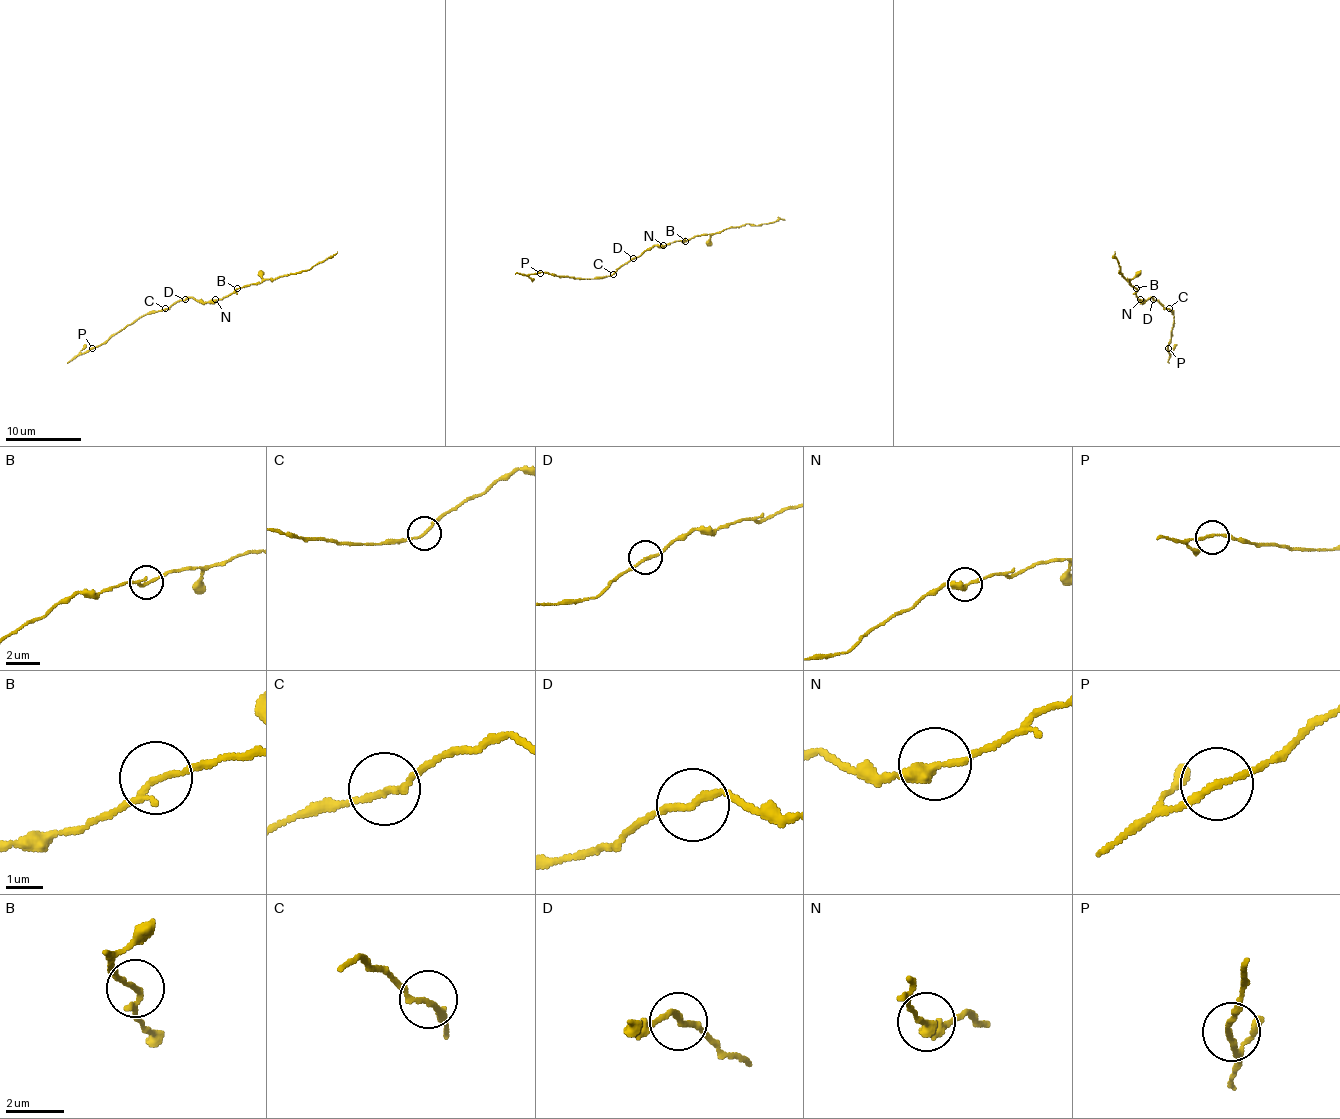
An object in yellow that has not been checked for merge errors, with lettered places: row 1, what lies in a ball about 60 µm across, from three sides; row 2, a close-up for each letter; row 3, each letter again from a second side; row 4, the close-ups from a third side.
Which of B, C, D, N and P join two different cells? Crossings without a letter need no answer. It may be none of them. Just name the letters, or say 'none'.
B

